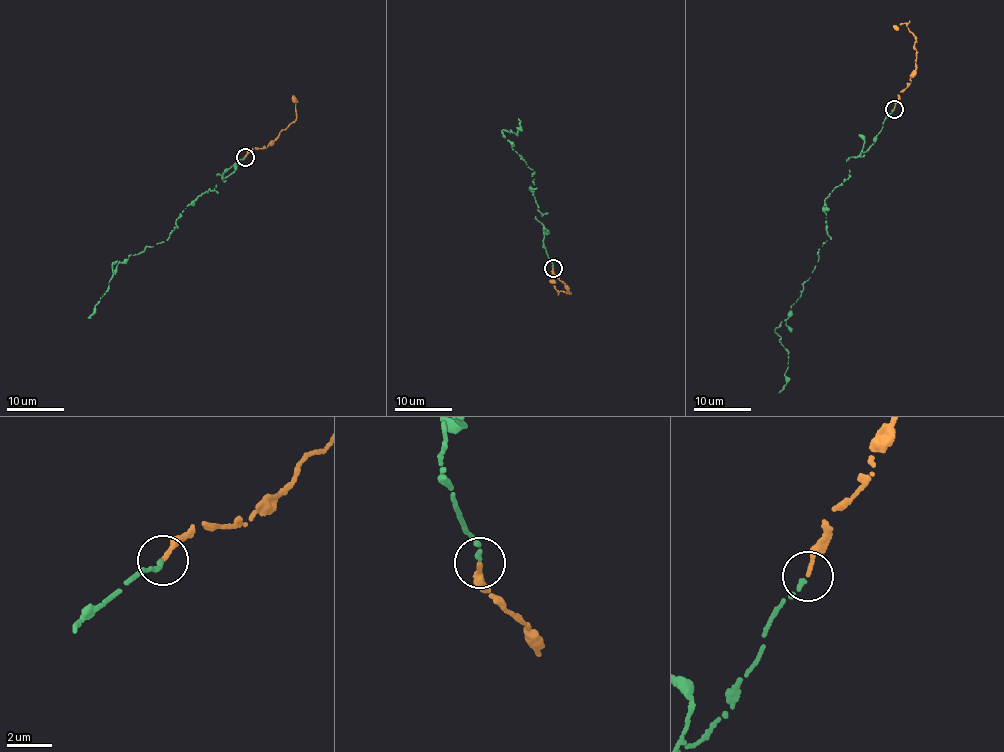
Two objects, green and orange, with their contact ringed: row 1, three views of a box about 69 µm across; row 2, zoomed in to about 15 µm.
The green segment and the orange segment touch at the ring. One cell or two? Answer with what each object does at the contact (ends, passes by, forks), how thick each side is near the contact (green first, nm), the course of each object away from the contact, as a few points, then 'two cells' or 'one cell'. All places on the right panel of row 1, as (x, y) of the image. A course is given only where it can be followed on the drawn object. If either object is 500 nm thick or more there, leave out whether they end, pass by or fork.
green ends; orange ends; calibres 200 and 180 nm; course green (893, 109), (873, 144), (846, 162), (849, 177), (826, 198), (830, 239), (774, 329), (787, 351), (779, 392); course orange (894, 109), (898, 94), (910, 83), (916, 57), (915, 34), (905, 25), (894, 26); one cell

